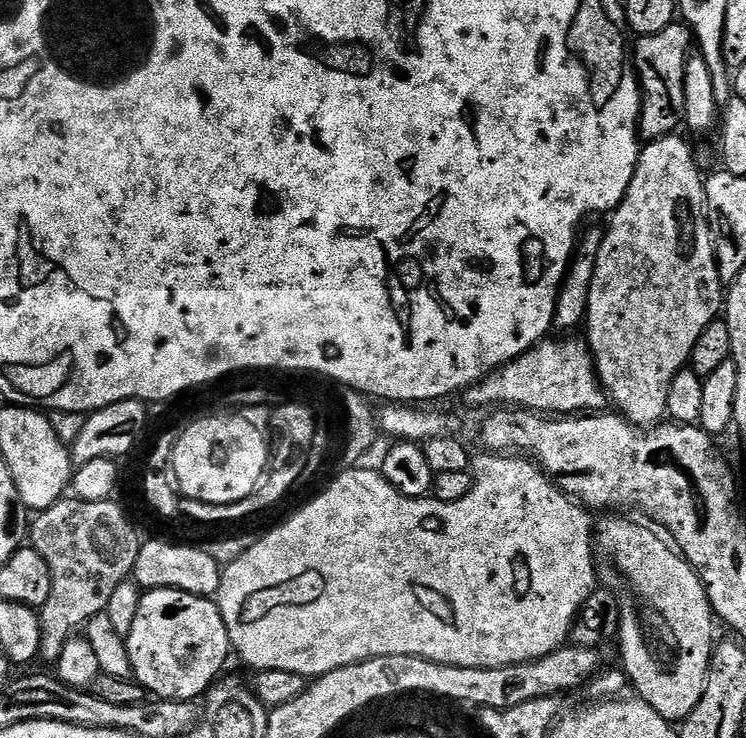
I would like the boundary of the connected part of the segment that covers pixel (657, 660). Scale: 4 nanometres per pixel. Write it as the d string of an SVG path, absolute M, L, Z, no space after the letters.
M608 514L605 520L597 519L594 524L594 559L596 561L596 574L599 583L605 588L609 588L620 602L620 631L618 633L618 641L620 640L620 656L624 659L622 671L632 684L636 687L635 695L650 705L654 710L658 710L658 714L662 714L662 718L666 718L669 722L682 722L694 710L694 706L698 706L698 702L704 693L704 683L706 682L706 674L708 667L712 661L712 650L714 647L714 639L712 640L712 624L714 625L714 613L706 590L702 586L702 582L698 578L698 574L687 560L680 555L679 551L663 535L659 536L656 532L651 532L644 524L635 524L632 520L623 520L622 517L616 516L620 514Z

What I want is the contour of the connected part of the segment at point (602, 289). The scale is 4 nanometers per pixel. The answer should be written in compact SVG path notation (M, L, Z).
M680 134L664 136L660 140L647 141L641 147L640 157L634 170L634 178L626 190L624 200L611 213L608 226L604 233L604 240L598 250L596 265L594 266L593 282L589 290L589 300L586 317L586 328L588 336L586 343L592 354L592 363L596 365L596 376L600 379L600 386L604 389L607 399L612 400L615 411L631 424L651 426L659 424L665 419L668 411L668 391L670 382L676 377L676 373L691 361L694 342L698 342L702 330L714 322L721 315L726 303L725 293L720 292L722 281L720 279L720 268L716 263L716 246L714 243L714 228L710 223L709 213L706 211L706 197L704 195L705 177L700 176L700 168L696 165L696 156L692 148L680 137Z

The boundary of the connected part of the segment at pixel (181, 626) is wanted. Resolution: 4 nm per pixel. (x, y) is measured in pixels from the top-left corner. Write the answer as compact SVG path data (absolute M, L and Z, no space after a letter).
M149 588L141 595L134 626L130 626L126 639L131 679L141 684L145 693L162 700L192 702L203 697L223 673L220 671L232 648L219 603L173 588Z

